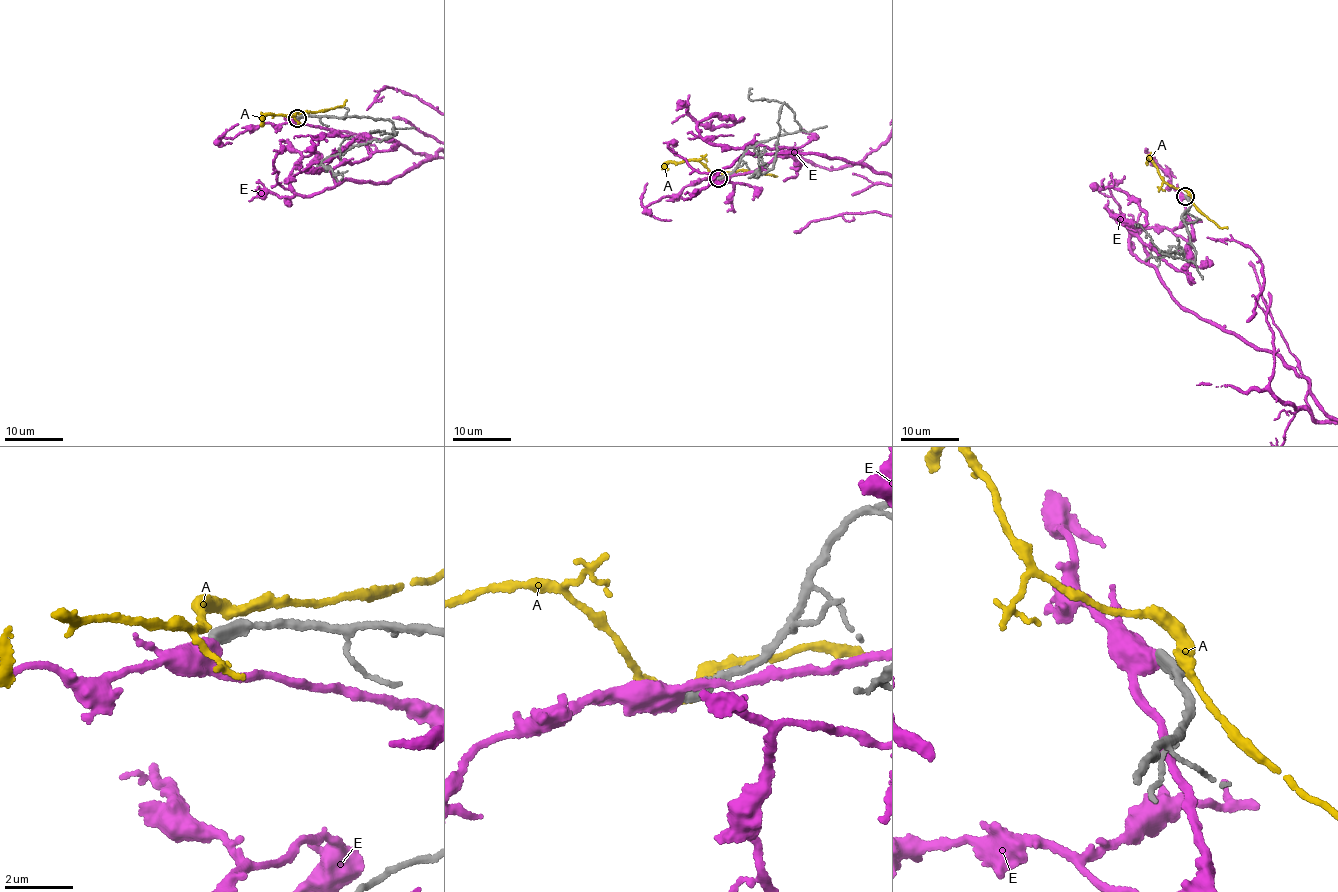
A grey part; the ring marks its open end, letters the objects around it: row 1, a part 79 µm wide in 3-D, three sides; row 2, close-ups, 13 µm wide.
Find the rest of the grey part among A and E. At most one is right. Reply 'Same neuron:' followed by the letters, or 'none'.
Same neuron: none

